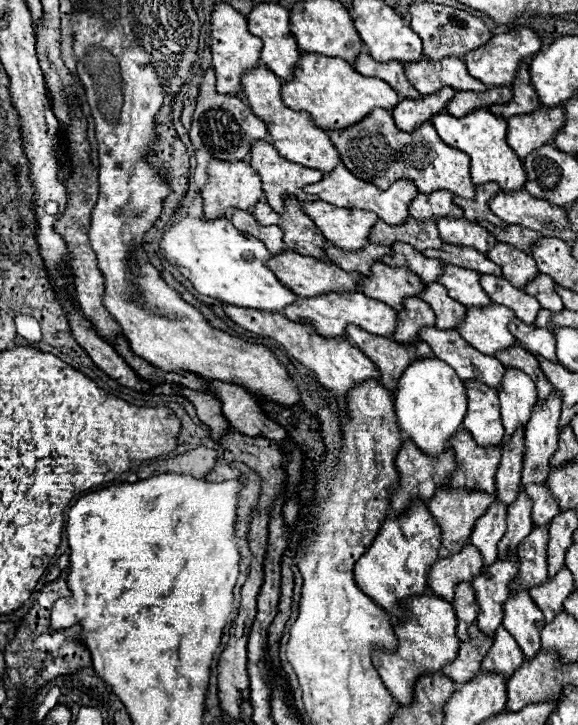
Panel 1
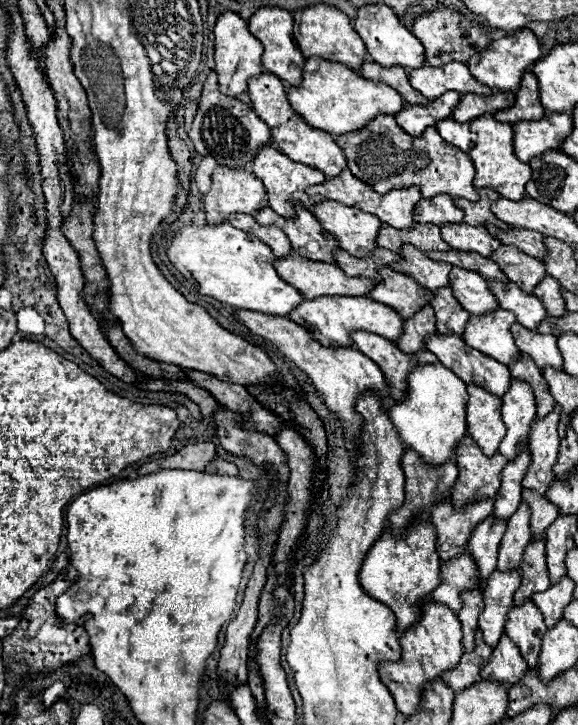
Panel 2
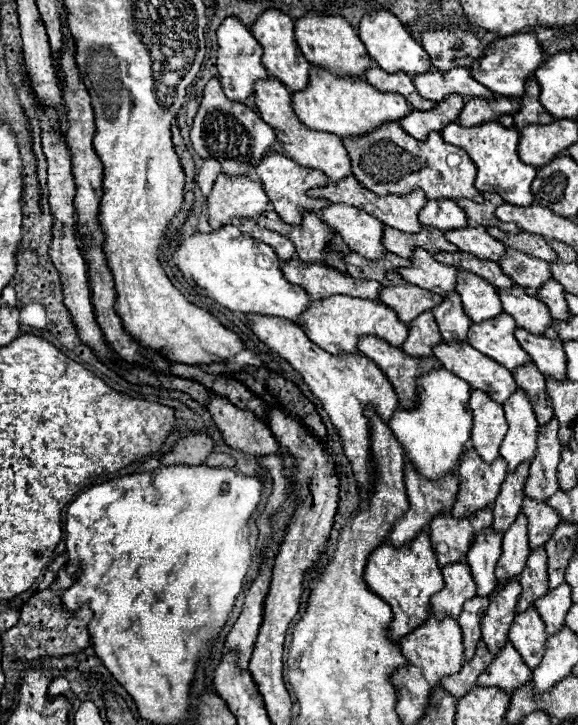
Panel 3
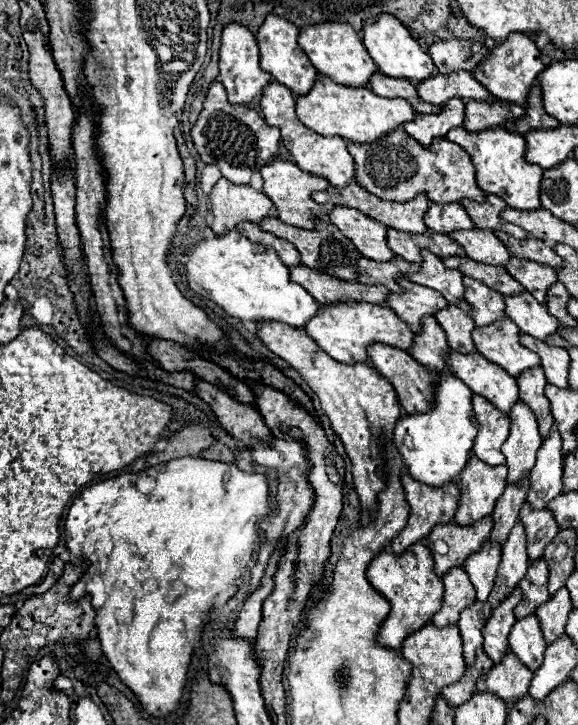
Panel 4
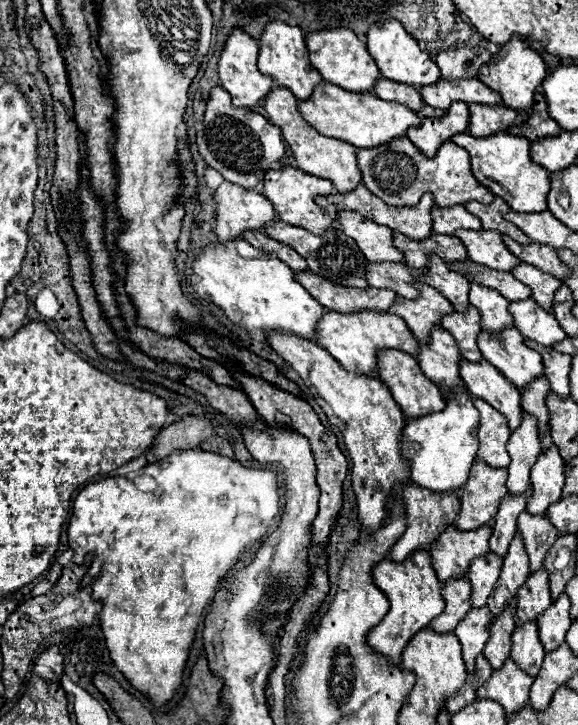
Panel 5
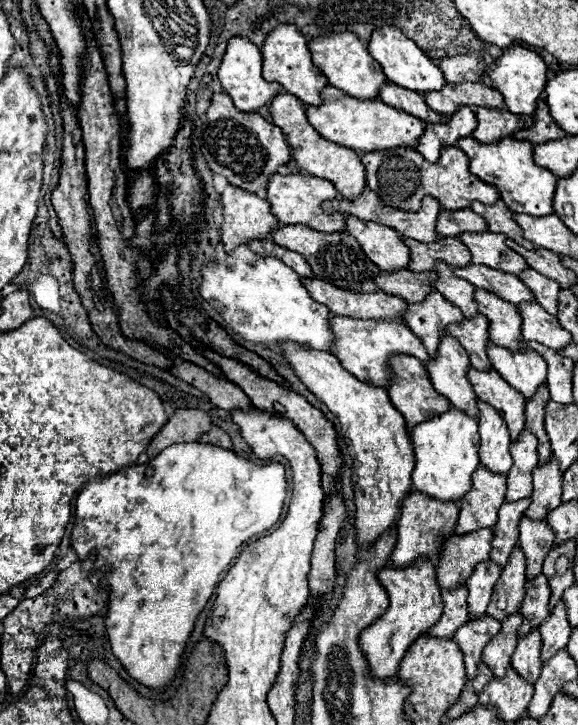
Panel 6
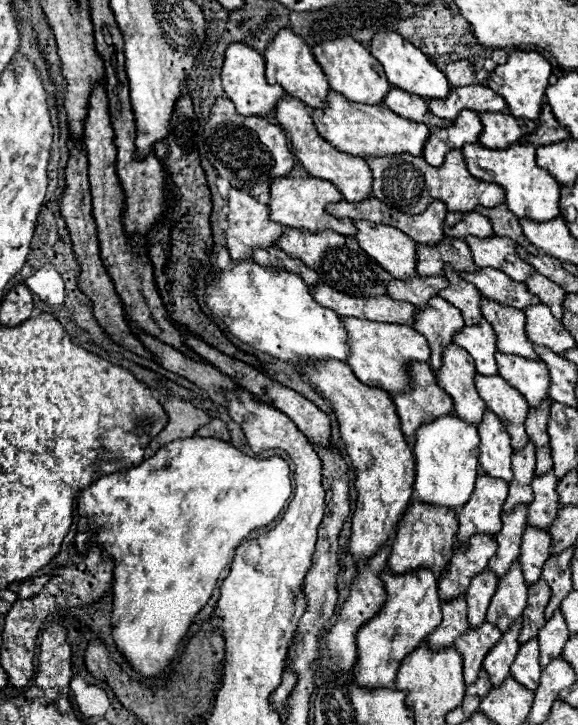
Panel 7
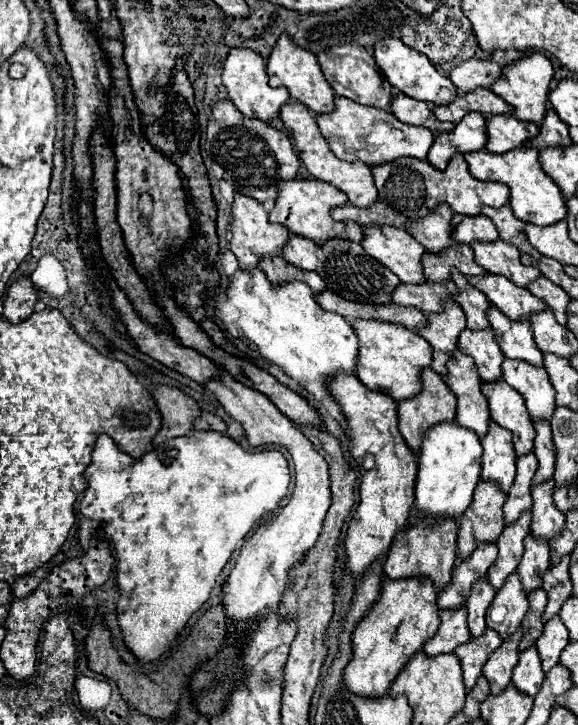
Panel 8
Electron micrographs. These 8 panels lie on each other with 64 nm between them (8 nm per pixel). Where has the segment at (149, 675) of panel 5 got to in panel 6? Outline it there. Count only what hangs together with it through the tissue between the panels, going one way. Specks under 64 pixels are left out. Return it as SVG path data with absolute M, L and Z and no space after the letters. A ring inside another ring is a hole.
M182 442L182 444L172 444L164 448L154 460L142 466L132 466L126 472L112 474L114 480L102 480L102 482L92 482L84 486L84 490L76 498L76 526L72 532L72 548L78 552L78 556L84 560L90 556L90 548L96 548L96 560L98 564L110 566L110 574L106 578L106 588L110 590L110 606L106 612L106 628L108 628L108 638L112 644L114 656L122 662L122 666L128 670L132 678L142 682L148 688L166 688L178 668L180 668L180 656L184 652L184 646L188 642L188 636L194 628L194 622L202 608L208 604L208 600L214 594L214 586L220 582L220 574L226 572L234 558L240 554L240 546L248 542L248 538L272 528L280 512L284 508L284 500L288 496L288 480L286 480L286 468L280 462L270 462L270 464L254 464L242 456L238 456L232 450L214 446L214 444L202 444L202 442ZM144 480L150 480L148 484L142 484Z

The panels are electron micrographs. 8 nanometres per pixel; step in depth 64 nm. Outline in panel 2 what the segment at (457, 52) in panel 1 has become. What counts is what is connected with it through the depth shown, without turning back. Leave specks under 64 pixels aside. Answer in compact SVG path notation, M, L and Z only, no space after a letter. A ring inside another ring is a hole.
M442 8L442 10L422 14L414 22L412 32L426 48L428 66L444 66L448 62L464 62L466 64L470 56L478 54L480 50L484 50L490 44L484 26L478 20L470 20L464 14L450 10L450 8Z

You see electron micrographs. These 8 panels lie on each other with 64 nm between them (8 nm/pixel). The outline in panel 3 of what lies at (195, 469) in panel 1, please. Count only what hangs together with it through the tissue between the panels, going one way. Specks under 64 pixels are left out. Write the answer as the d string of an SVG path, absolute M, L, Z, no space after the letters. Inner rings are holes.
M186 434L180 438L170 452L162 454L160 462L164 466L170 466L174 462L184 462L184 464L200 464L206 460L206 456L212 452L212 438L208 434Z

